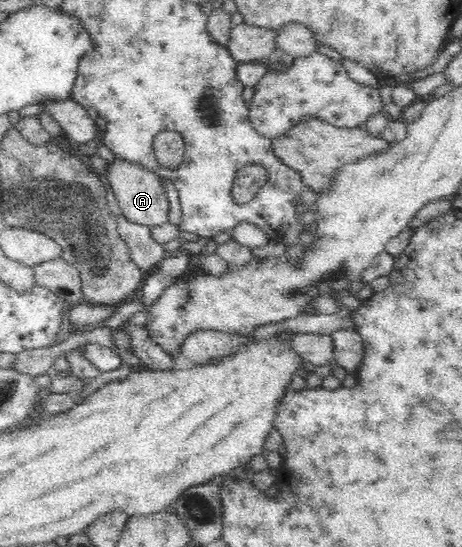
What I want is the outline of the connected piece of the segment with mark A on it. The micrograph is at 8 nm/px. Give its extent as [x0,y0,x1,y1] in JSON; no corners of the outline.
[107,157,170,228]

